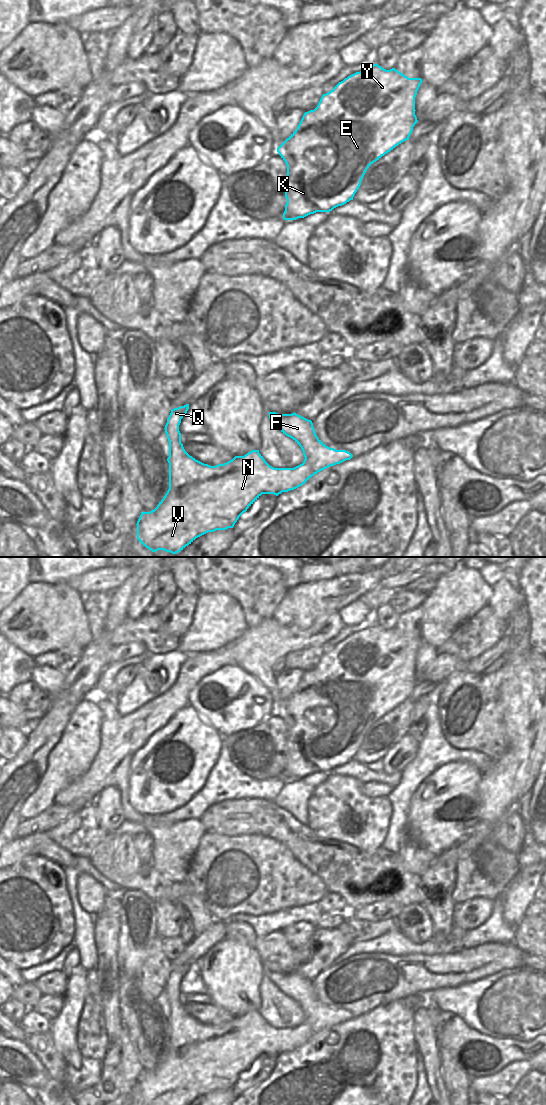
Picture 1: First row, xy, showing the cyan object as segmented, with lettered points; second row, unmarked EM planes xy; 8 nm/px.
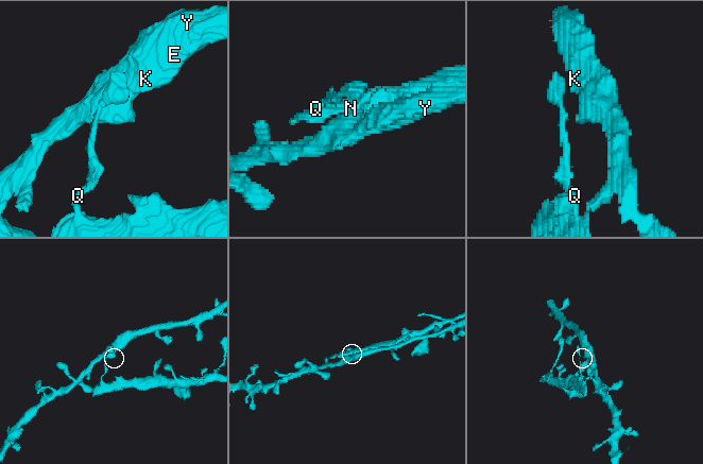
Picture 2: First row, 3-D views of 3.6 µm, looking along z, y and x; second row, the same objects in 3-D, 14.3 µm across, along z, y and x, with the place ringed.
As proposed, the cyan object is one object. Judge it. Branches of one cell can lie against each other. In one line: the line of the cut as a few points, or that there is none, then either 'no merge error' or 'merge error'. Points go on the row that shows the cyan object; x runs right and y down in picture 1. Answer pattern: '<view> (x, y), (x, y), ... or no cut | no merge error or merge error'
xy (180, 439), (169, 442) | merge error

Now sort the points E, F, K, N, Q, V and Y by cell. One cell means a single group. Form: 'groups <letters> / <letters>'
groups E F K N V Y / Q

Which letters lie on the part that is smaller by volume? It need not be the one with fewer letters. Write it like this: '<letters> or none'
Q.

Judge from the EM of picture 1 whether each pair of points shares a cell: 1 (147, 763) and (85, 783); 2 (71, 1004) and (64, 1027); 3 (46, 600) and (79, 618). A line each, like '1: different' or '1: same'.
1: different
2: same
3: same

